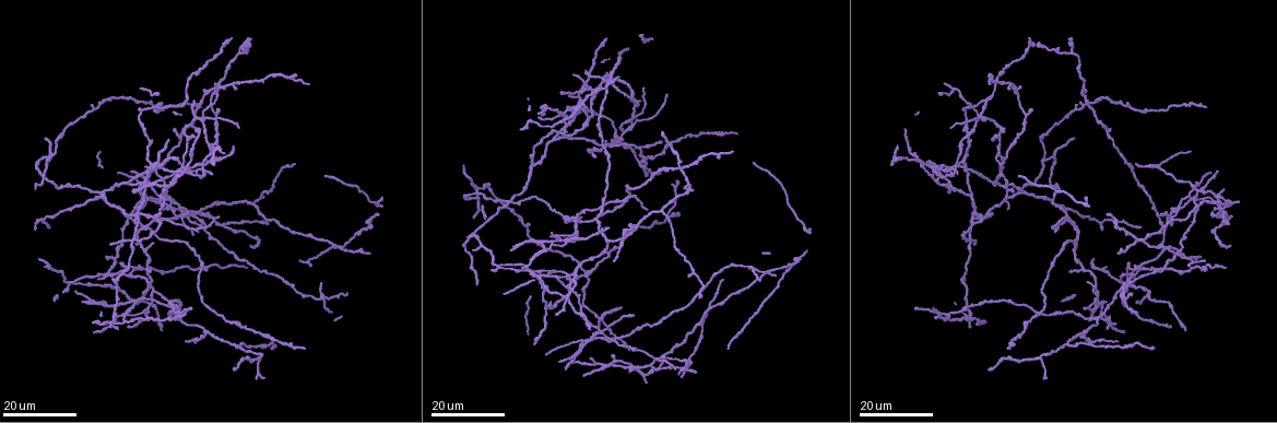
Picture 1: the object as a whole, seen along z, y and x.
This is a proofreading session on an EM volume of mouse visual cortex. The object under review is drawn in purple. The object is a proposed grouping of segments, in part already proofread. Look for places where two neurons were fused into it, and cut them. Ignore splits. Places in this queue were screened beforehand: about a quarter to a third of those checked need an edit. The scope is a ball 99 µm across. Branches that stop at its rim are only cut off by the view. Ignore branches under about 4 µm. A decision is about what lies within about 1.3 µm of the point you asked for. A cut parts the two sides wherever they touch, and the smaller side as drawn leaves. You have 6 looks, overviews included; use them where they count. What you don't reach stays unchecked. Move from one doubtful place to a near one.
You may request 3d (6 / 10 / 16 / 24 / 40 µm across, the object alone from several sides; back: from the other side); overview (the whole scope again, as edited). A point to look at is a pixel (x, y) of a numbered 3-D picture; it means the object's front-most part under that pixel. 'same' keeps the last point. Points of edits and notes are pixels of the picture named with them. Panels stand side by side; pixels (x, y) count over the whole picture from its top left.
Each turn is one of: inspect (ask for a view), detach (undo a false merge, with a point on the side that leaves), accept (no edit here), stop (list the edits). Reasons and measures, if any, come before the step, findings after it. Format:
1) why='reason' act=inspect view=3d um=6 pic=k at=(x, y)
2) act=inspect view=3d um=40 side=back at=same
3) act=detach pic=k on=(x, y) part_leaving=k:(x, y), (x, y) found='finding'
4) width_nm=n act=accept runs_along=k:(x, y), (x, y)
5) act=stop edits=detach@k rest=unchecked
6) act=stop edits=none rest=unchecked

why='four arms meet' act=inspect view=3d um=24 pic=1 at=(588, 76)

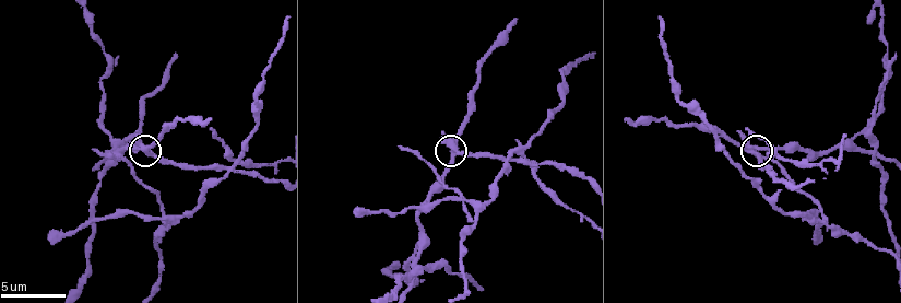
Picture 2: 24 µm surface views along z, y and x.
act=inspect view=3d um=10 pic=2 at=(455, 149)

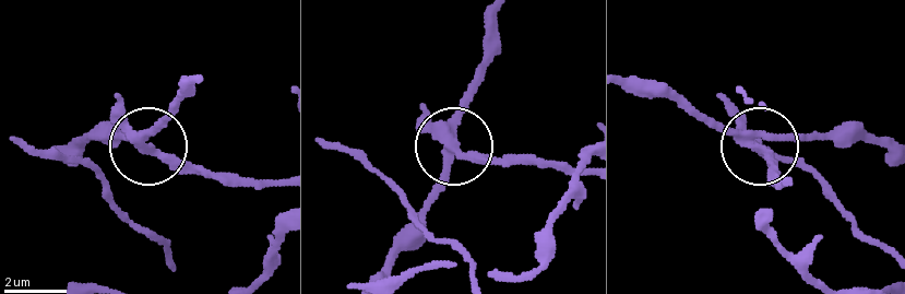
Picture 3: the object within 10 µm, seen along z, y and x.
act=detach pic=3 on=(174, 154) part_leaving=3:(140, 139), (168, 160), (277, 184) found='a second neuron is stuck on'

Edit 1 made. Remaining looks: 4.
why='three-way junction' act=inspect view=3d um=24 pic=1 at=(612, 142)

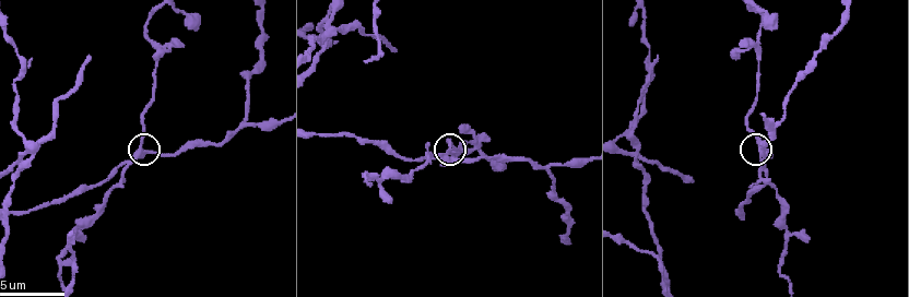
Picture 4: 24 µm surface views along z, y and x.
act=inspect view=3d um=10 pic=4 at=(143, 152)

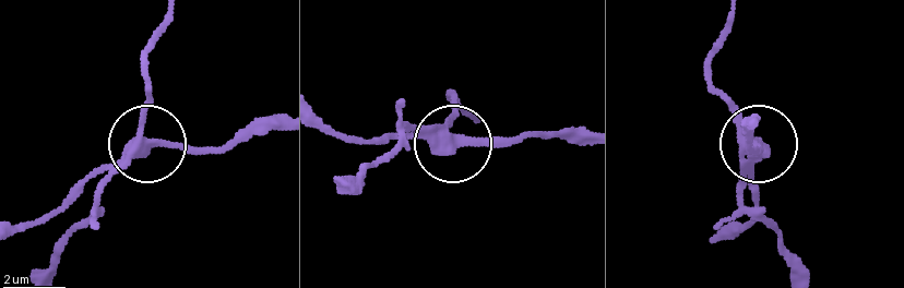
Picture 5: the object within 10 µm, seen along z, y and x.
act=detach pic=5 on=(98, 188) part_leaving=5:(742, 152), (733, 108), (711, 76), (711, 54), (729, 14) found='two neurons meet here'

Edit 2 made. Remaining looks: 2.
act=stop edits=detach@3,detach@5 rest=unchecked

